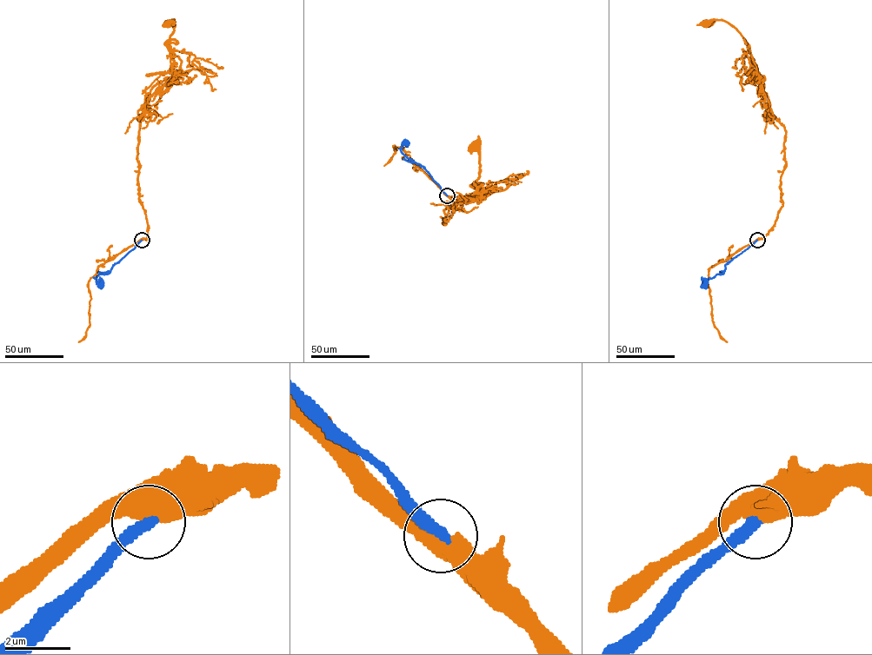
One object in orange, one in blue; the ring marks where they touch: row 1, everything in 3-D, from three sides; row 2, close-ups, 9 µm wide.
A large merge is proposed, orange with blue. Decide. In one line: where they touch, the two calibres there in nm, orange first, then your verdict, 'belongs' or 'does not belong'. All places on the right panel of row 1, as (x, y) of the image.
place (757, 240); calibres 480 and 360 nm; does not belong

